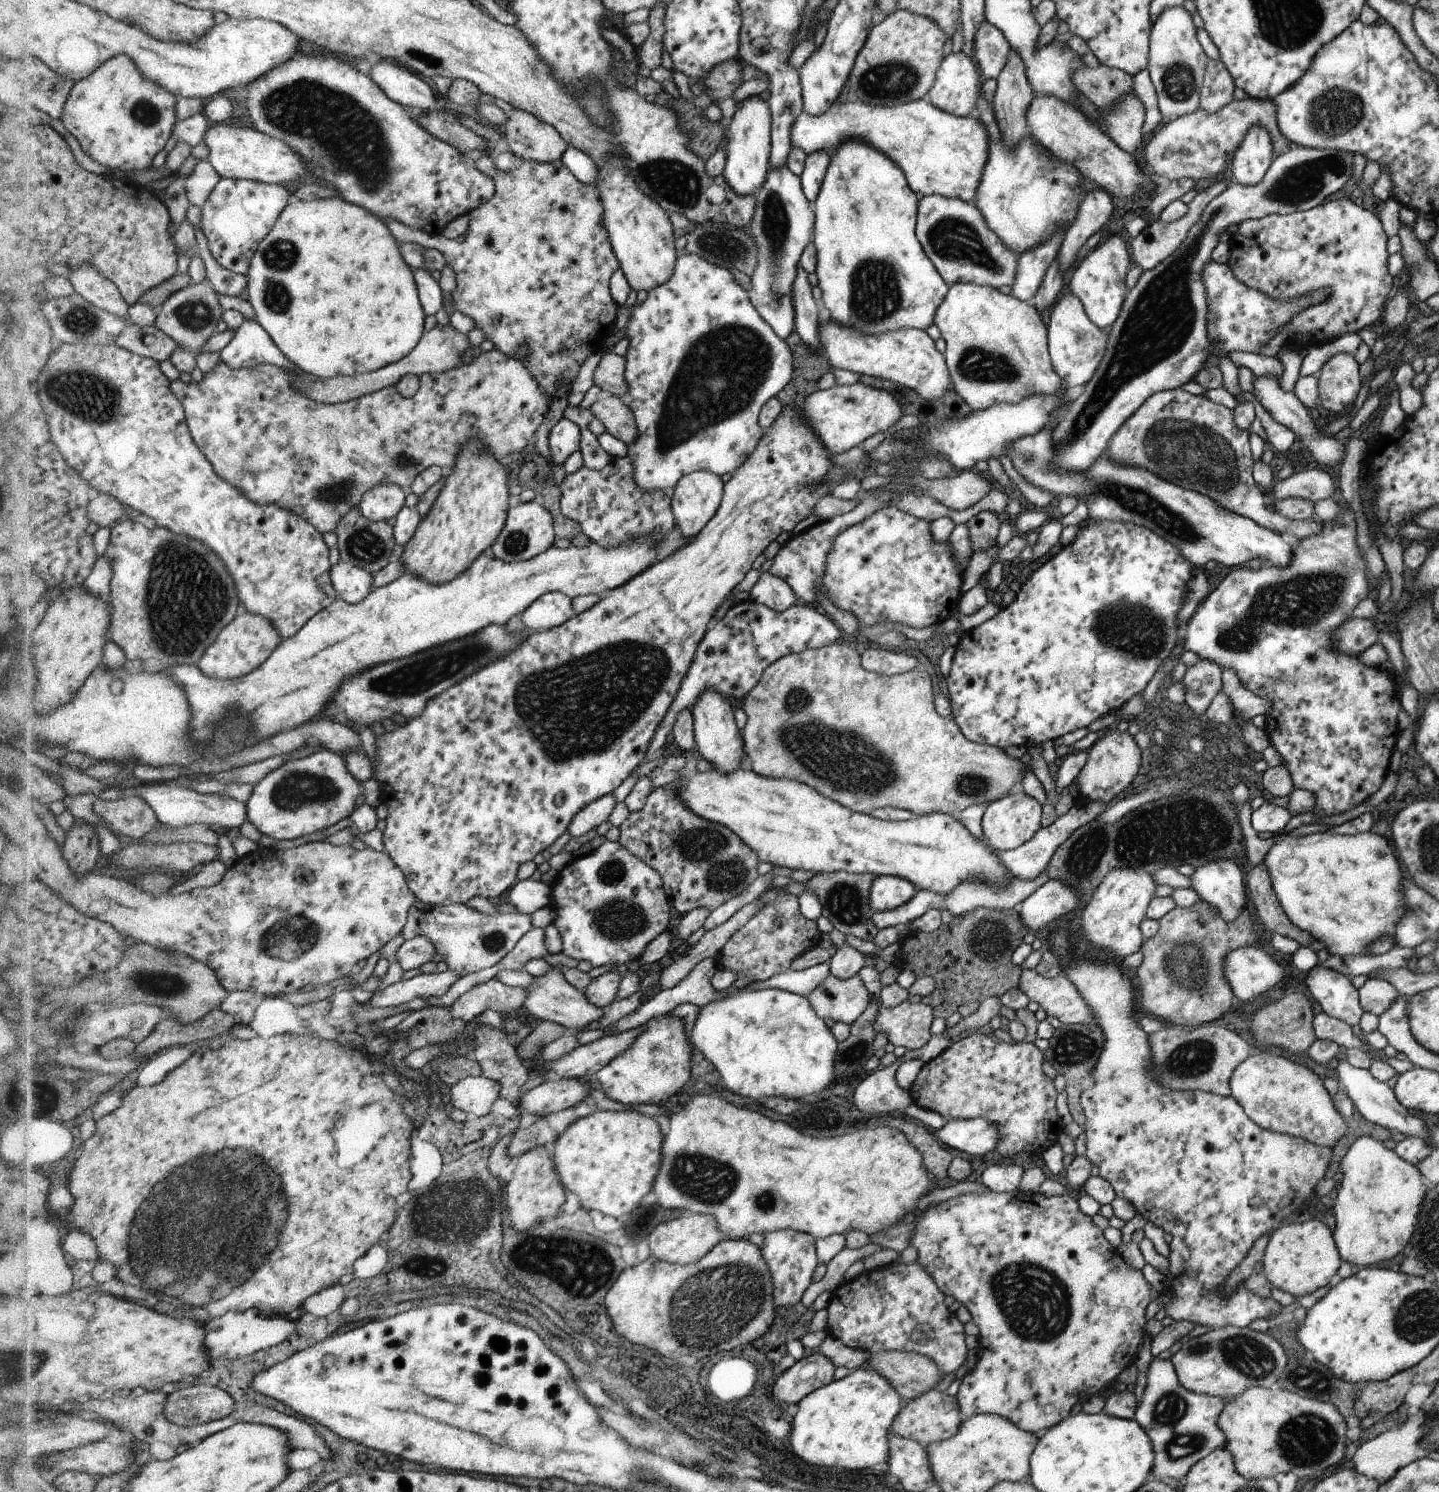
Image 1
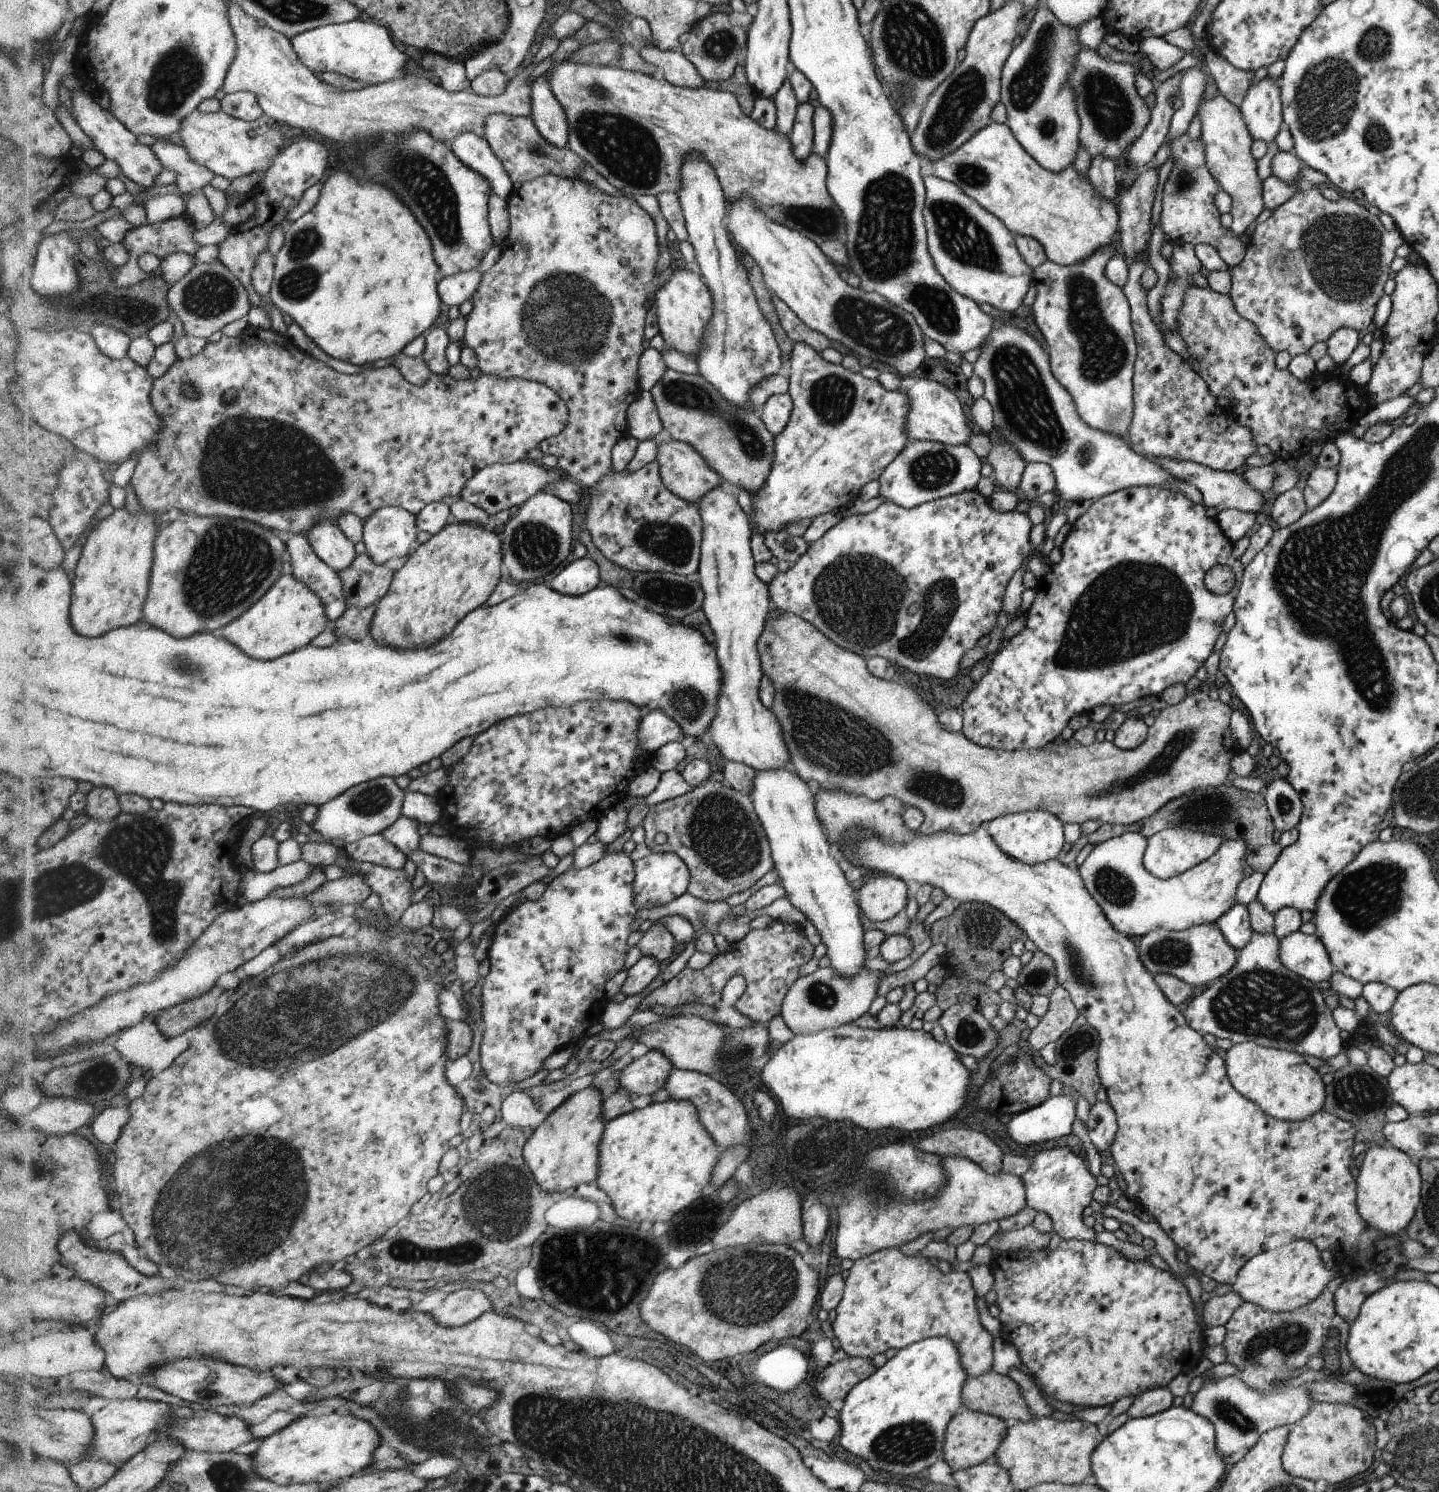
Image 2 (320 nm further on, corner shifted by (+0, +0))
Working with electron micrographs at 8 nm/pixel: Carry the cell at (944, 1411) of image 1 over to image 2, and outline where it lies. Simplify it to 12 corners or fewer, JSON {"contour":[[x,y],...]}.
{"contour":[[962,1408],[943,1458],[954,1471],[994,1460],[1005,1419]]}

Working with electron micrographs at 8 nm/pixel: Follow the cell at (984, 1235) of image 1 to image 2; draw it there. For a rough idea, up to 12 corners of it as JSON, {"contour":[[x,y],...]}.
{"contour":[[1094,1241],[994,1256],[1000,1336],[1053,1398],[1194,1373],[1181,1278]]}

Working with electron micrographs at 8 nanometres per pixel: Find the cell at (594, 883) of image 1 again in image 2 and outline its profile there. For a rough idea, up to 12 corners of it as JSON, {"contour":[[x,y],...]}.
{"contour":[[674,853],[635,862],[634,890],[643,908],[686,893],[688,868]]}

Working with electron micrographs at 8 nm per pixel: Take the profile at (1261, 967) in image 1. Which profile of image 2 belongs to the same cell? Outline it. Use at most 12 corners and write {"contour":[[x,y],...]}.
{"contour":[[1219,926],[1140,938],[1152,973],[1210,984],[1237,961]]}

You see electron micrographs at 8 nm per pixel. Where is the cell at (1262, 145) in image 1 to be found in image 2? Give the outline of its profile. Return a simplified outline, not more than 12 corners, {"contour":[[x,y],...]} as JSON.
{"contour":[[1280,80],[1252,83],[1239,106],[1253,140],[1268,143],[1283,121]]}

